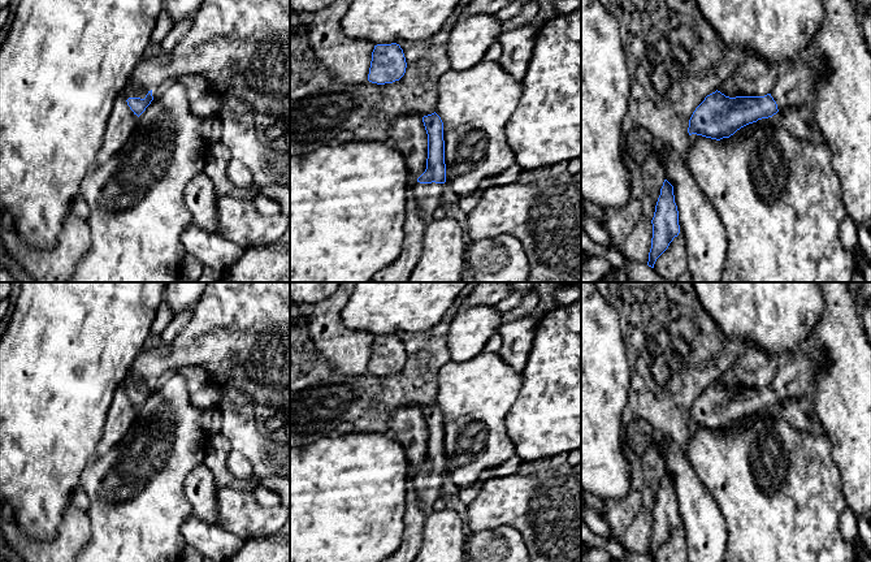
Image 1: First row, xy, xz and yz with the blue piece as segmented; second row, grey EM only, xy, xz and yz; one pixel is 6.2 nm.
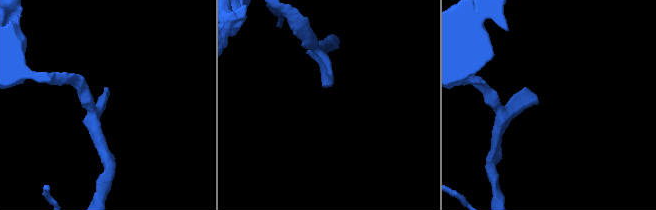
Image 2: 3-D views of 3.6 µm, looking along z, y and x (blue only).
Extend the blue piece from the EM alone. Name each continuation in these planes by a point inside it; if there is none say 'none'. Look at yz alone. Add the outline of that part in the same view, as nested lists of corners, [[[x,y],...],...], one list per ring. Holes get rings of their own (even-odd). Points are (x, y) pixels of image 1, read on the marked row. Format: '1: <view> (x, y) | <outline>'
1: yz (794, 86) | [[[822,59],[810,62],[797,60],[793,66],[780,65],[777,79],[771,96],[783,111],[790,107],[800,107],[814,96],[815,85],[826,73],[826,64]]]

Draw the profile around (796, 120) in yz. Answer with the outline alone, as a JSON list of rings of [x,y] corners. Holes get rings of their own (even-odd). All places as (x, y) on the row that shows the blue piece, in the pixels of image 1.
[[[812,100],[800,105],[779,111],[768,118],[762,118],[762,124],[770,124],[784,127],[790,135],[811,142],[811,133],[809,125],[815,122]]]

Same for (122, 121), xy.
[[[122,94],[113,103],[105,127],[103,146],[98,152],[98,164],[104,164],[117,155],[134,133],[139,117],[130,109]]]

